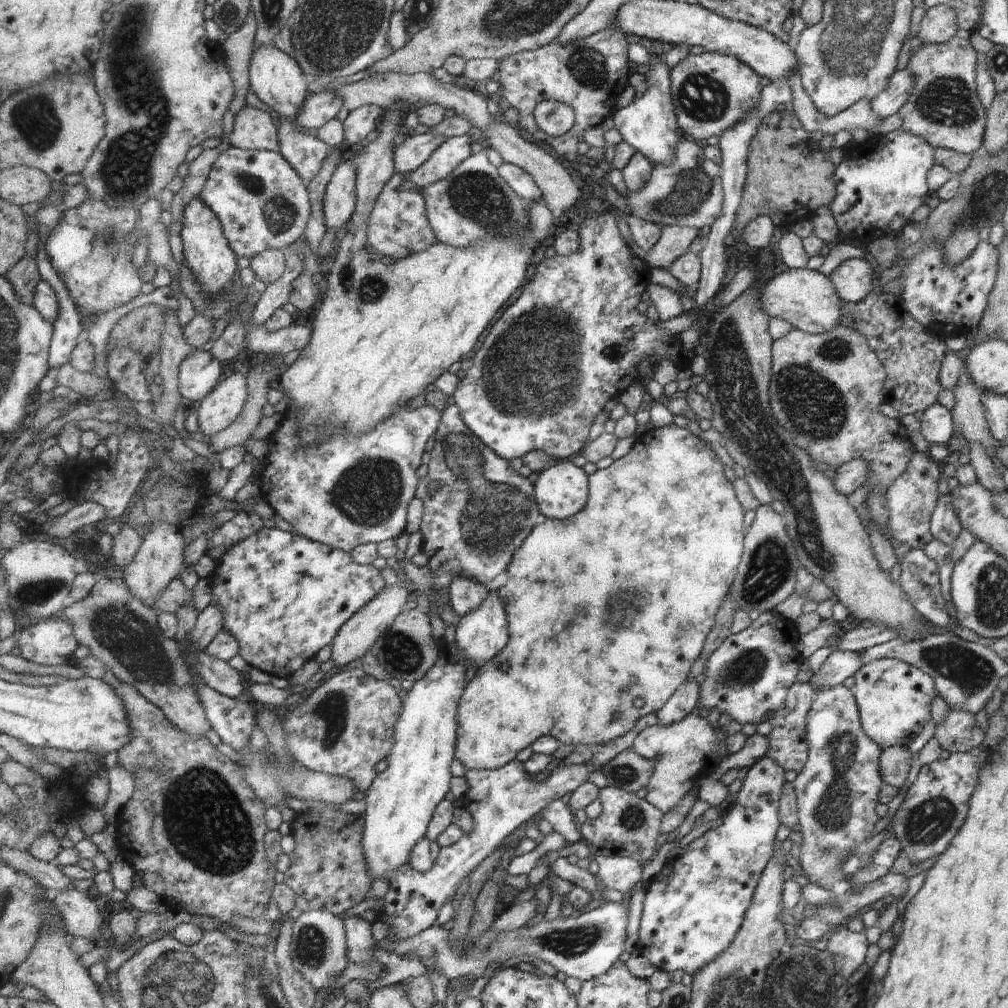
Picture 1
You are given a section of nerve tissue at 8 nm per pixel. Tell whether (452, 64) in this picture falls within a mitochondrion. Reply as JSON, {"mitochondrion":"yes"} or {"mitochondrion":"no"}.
{"mitochondrion":"no"}

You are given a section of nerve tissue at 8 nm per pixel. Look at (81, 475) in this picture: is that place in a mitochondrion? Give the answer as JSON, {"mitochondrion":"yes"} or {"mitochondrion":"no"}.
{"mitochondrion":"no"}

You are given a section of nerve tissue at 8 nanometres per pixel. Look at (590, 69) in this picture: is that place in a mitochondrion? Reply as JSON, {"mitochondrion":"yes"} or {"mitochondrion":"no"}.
{"mitochondrion":"yes"}

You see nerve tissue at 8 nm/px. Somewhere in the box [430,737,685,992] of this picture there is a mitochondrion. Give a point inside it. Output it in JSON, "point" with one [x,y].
{"point":[578,941]}

